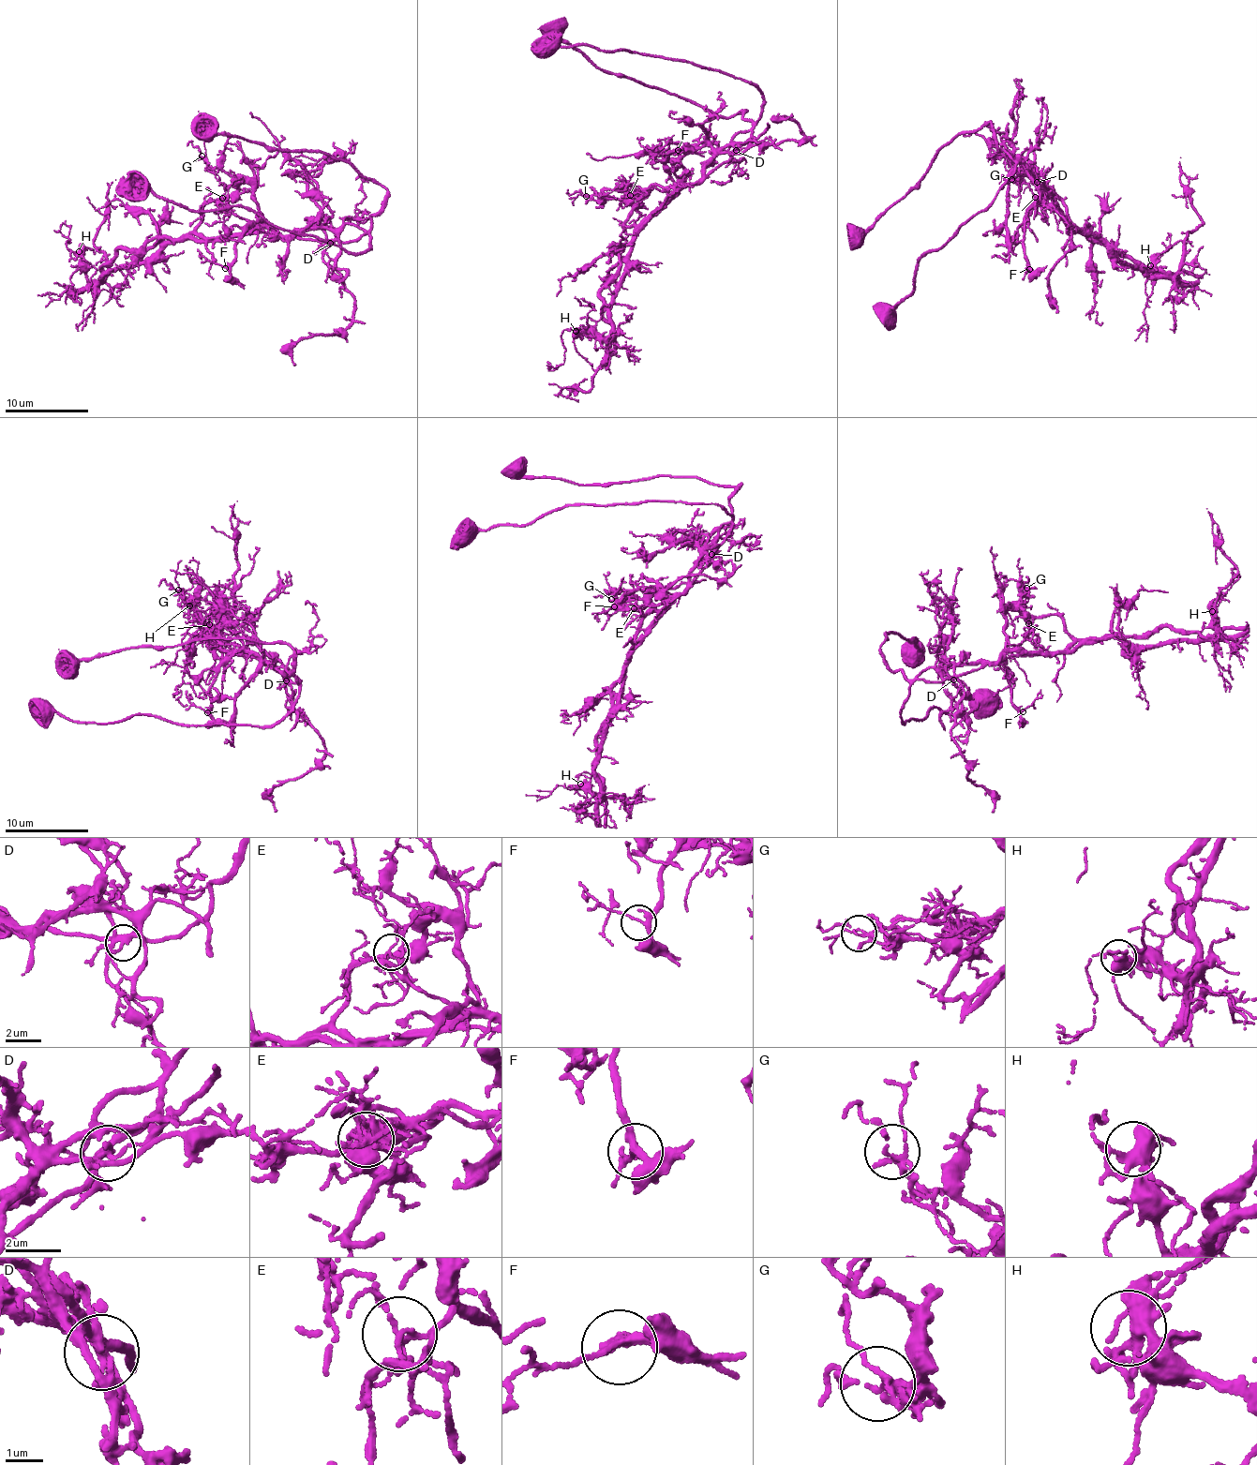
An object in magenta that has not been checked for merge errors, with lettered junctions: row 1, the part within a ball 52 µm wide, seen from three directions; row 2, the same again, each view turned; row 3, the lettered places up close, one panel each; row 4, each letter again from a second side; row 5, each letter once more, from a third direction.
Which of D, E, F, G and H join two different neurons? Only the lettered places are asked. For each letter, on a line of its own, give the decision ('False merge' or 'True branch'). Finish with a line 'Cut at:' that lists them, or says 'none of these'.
D: False merge
E: False merge
F: True branch
G: True branch
H: True branch
Cut at: D, E

